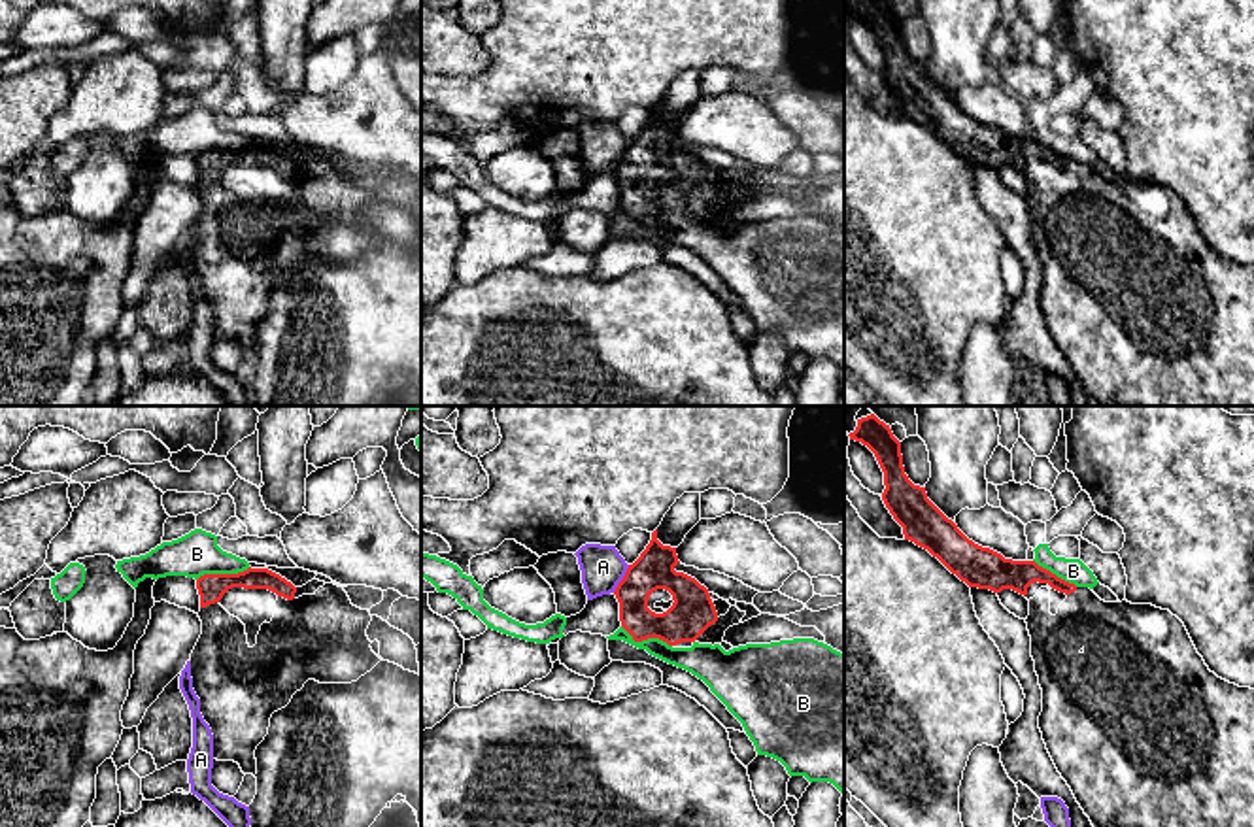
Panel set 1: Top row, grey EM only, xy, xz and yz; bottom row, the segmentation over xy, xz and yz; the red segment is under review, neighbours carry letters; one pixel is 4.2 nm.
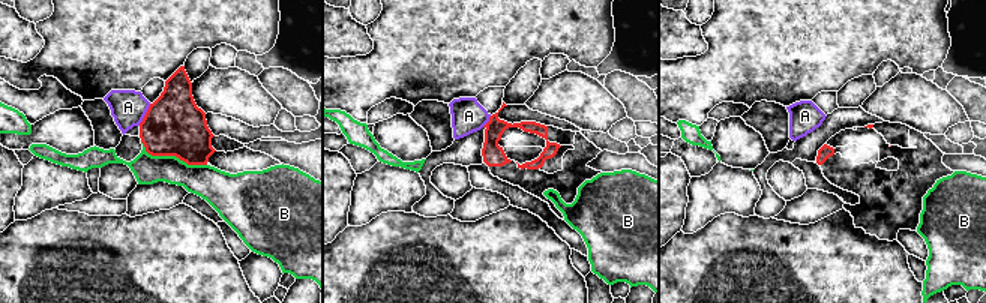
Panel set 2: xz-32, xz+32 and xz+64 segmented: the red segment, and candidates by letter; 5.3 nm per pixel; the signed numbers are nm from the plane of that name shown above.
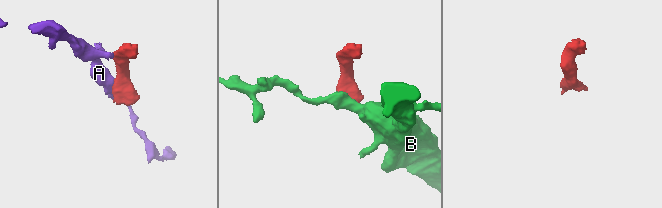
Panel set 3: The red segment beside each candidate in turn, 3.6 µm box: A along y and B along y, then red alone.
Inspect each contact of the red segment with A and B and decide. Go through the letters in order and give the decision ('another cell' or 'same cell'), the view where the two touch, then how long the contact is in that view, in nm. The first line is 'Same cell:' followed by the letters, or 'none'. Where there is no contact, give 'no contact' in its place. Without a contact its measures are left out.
Same cell: none
A: another cell; contact in xz; length 140 nm
B: another cell; contact in xy; length 240 nm

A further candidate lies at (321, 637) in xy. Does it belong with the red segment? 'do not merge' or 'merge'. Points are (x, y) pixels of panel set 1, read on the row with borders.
merge

